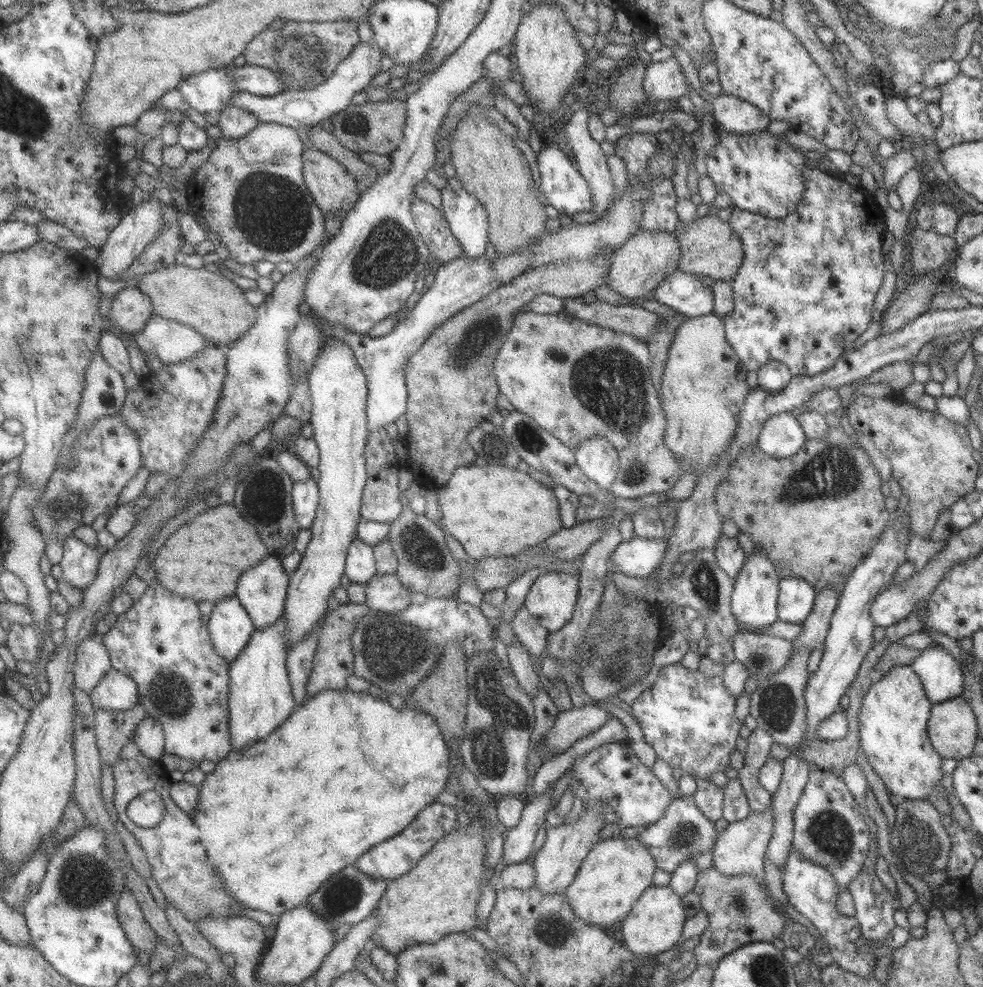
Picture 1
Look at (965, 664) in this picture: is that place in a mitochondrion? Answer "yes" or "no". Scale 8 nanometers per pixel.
no

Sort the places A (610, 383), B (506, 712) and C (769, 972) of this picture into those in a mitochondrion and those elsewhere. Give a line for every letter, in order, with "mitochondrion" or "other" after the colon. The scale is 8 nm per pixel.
A: mitochondrion
B: mitochondrion
C: mitochondrion

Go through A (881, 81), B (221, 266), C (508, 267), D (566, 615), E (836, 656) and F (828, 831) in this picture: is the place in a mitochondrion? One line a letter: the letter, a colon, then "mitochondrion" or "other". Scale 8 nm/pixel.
A: other
B: other
C: other
D: other
E: other
F: mitochondrion

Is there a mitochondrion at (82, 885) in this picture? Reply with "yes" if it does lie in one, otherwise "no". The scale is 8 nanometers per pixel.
yes

